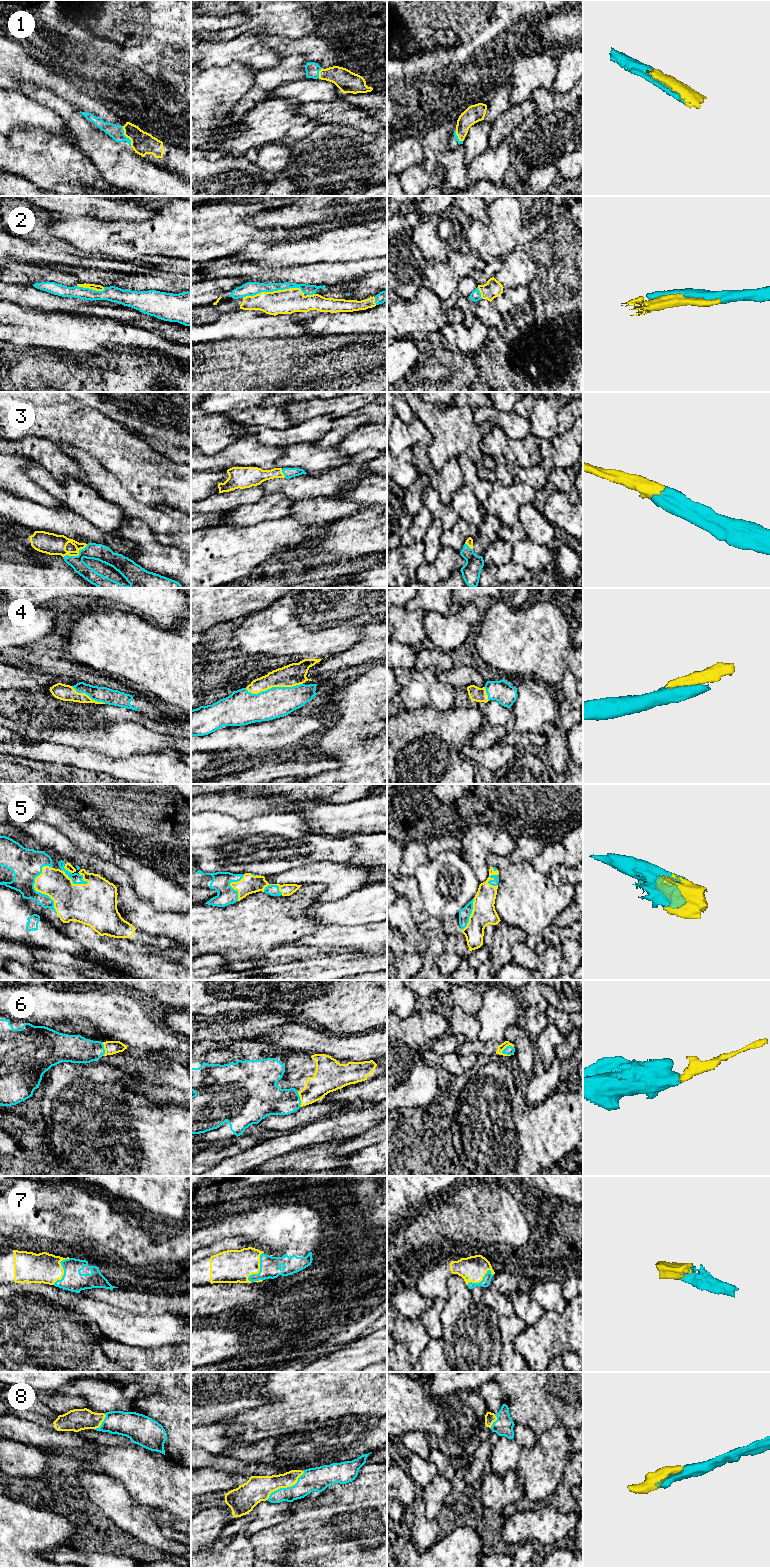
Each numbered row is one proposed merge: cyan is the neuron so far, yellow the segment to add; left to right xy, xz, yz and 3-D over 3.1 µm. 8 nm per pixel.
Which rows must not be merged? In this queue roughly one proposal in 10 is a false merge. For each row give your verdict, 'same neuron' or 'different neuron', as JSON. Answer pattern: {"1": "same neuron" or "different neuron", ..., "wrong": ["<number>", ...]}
{"1": "same neuron", "2": "same neuron", "3": "same neuron", "4": "same neuron", "5": "same neuron", "6": "same neuron", "7": "same neuron", "8": "same neuron", "wrong": []}

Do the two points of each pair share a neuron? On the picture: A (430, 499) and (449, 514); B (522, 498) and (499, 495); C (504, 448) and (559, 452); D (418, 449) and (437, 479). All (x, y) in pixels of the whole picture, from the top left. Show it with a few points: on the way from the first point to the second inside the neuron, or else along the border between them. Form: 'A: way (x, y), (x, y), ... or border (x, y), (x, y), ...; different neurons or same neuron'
A: way (435, 504), (444, 512); same neuron
B: way (516, 497), (505, 497); same neuron
C: way (518, 448), (531, 448), (538, 442), (545, 447); same neuron
D: way (420, 456), (422, 464), (430, 472); same neuron

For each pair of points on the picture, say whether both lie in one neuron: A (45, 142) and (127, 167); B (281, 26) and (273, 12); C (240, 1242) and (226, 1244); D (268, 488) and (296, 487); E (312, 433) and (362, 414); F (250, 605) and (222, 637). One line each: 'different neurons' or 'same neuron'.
A: different neurons
B: same neuron
C: same neuron
D: same neuron
E: different neurons
F: different neurons

